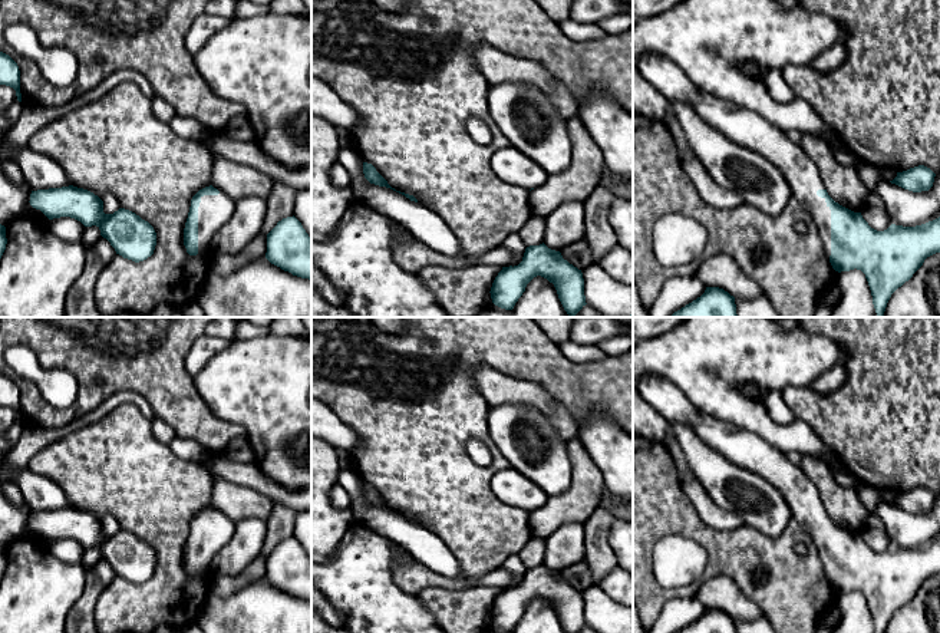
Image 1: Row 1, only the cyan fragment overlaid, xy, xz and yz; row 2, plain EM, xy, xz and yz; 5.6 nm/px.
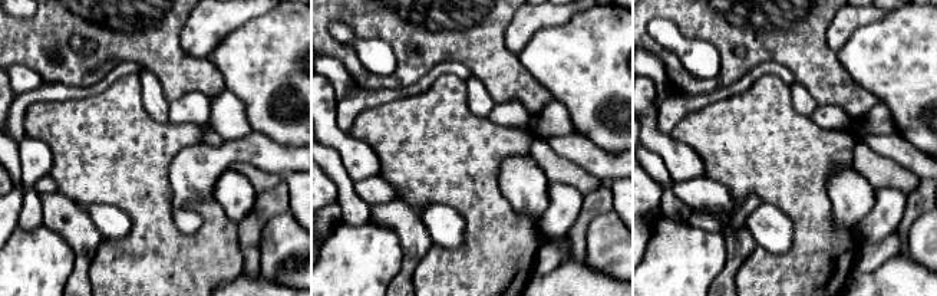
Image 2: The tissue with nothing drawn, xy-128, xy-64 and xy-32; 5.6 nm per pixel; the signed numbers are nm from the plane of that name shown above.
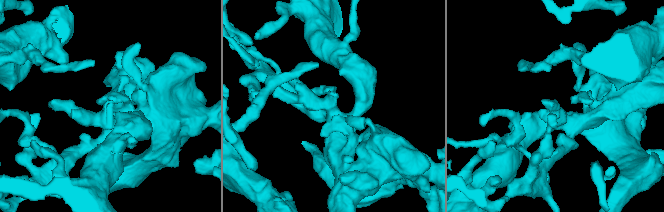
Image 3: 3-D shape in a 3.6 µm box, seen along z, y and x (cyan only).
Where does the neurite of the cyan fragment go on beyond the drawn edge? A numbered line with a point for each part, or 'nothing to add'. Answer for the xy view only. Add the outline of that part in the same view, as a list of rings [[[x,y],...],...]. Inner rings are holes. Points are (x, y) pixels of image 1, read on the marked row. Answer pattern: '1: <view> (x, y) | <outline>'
1: xy (214, 211) | [[[221,189],[218,195],[204,195],[198,207],[198,253],[212,255],[212,240],[217,231],[230,220],[231,198]]]

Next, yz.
1: yz (746, 128) | [[[646,53],[637,67],[666,102],[689,105],[725,138],[739,144],[772,162],[791,185],[794,200],[814,218],[825,254],[831,255],[831,210],[825,198],[817,195],[825,189],[815,162],[794,144],[786,132],[766,122],[758,113],[730,102],[710,96],[696,88],[670,59]]]

